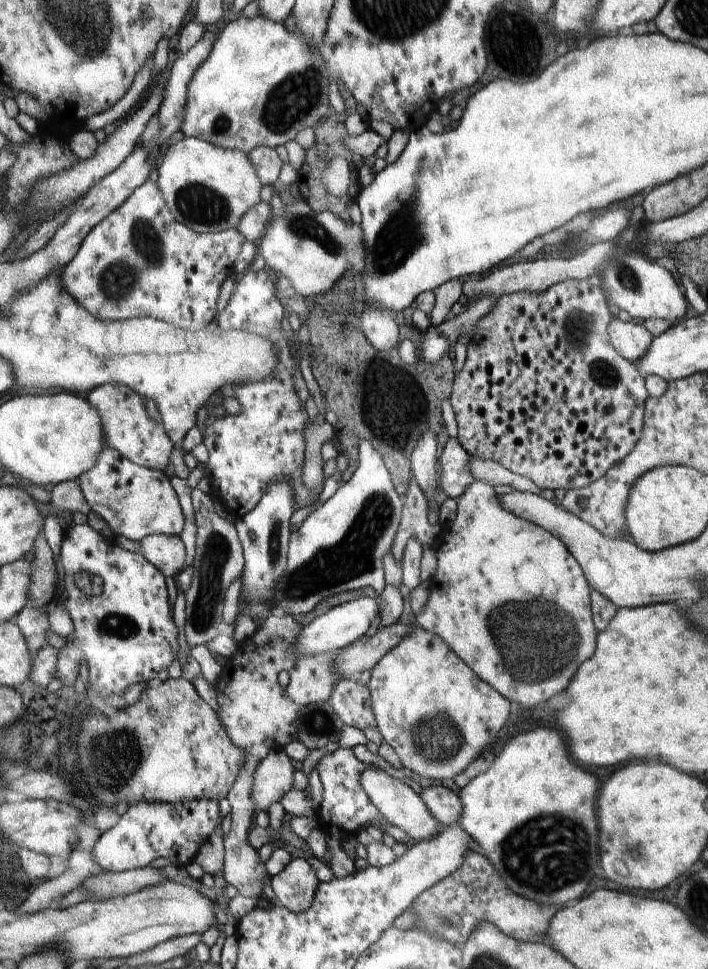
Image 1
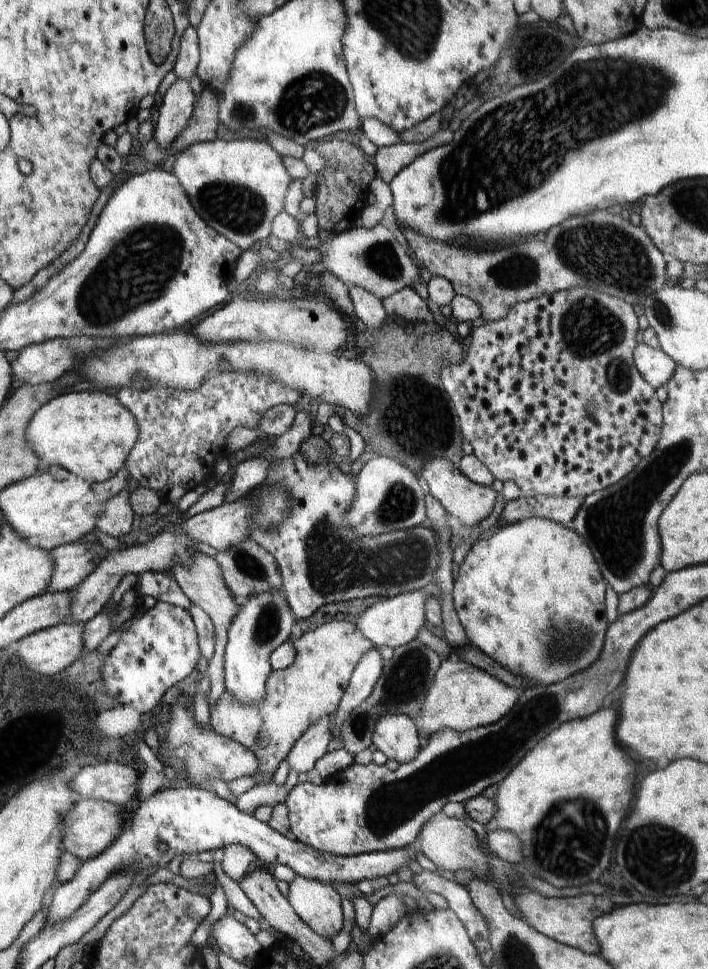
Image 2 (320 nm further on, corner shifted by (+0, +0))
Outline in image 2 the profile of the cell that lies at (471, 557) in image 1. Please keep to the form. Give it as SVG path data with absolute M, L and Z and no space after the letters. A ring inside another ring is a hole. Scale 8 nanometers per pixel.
M532 517L522 522L506 525L505 527L500 526L490 536L480 537L473 544L462 567L457 567L457 570L458 574L457 579L454 581L452 600L460 624L469 638L470 644L479 648L486 656L490 656L492 660L495 660L504 668L510 669L512 674L522 675L523 679L527 680L527 684L532 684L532 686L556 684L569 676L586 670L598 660L603 647L605 632L610 625L604 611L606 582L603 579L598 564L596 564L596 559L590 547L576 531L568 529L560 523L538 517Z

